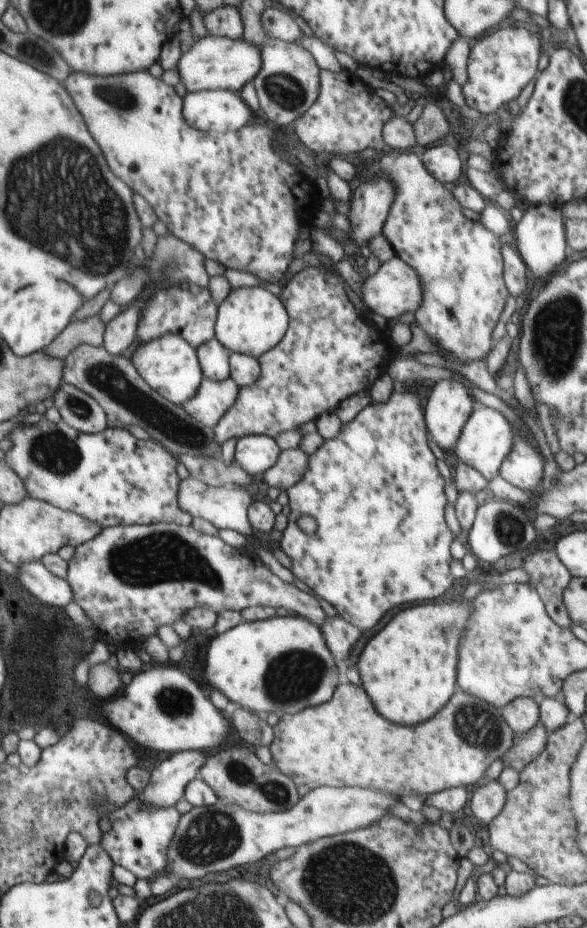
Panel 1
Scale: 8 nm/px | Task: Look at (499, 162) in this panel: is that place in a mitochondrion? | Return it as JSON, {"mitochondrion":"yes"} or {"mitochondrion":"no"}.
{"mitochondrion":"no"}

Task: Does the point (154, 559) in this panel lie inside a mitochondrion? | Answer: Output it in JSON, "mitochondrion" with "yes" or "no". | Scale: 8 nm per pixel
{"mitochondrion":"yes"}

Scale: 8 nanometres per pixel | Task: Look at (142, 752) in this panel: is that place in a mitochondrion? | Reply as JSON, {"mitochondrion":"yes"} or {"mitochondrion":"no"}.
{"mitochondrion":"no"}

